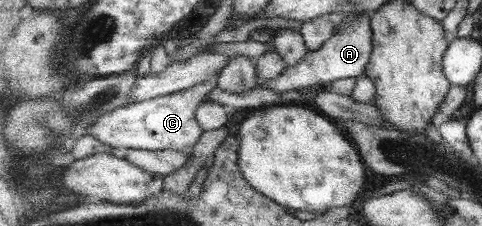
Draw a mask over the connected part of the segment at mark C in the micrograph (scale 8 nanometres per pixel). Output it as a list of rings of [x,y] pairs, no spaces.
[[[220,73],[206,83],[194,85],[186,91],[178,91],[169,96],[160,96],[153,100],[134,102],[106,113],[94,120],[90,126],[90,135],[108,144],[117,151],[144,149],[160,151],[167,149],[192,151],[206,133],[198,121],[198,108],[206,102],[208,93],[212,93],[220,85]]]

